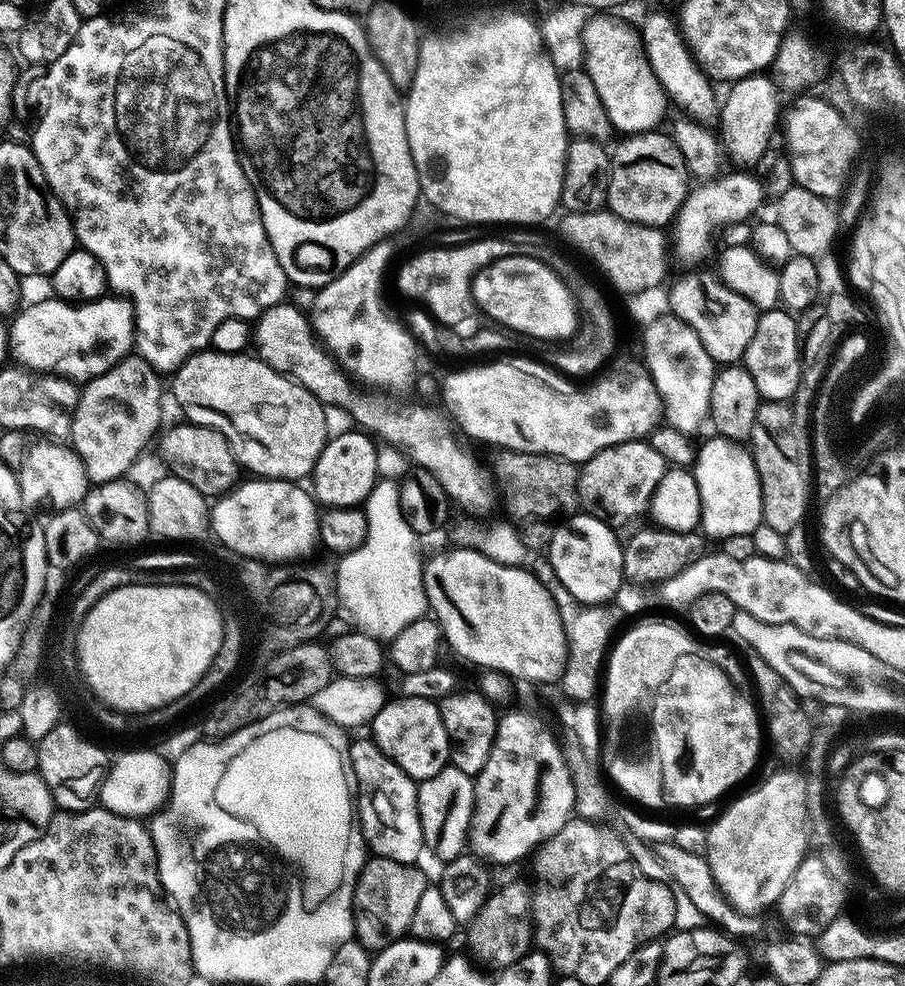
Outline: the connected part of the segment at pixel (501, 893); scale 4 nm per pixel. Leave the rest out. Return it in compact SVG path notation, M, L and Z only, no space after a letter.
M508 884L491 893L484 905L474 914L473 920L466 926L468 948L471 959L481 969L499 970L518 962L529 952L534 944L534 933L529 920L530 896L520 884Z

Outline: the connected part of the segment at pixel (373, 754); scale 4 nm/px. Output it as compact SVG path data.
M355 740L347 745L346 760L354 777L358 823L365 845L382 858L390 858L403 864L416 864L420 852L425 851L424 835L416 805L417 781L405 774L389 756L382 754L375 740Z

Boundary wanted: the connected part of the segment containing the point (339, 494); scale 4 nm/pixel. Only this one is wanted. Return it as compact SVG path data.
M356 431L360 432L344 432L341 436L333 435L325 444L316 463L316 468L312 471L311 491L314 493L315 499L325 509L354 508L363 505L368 495L372 493L372 488L376 485L378 479L377 441L367 431Z

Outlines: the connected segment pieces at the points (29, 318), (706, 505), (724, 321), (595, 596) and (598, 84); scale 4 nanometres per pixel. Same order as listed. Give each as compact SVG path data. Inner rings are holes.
M101 298L73 304L51 299L40 300L29 308L21 307L11 317L8 346L11 359L19 367L73 382L87 382L110 370L133 351L136 320L127 300Z
M719 434L713 437L713 440L699 445L694 463L694 475L700 495L699 527L705 537L717 536L717 541L720 542L734 534L751 536L764 518L761 476L752 460L751 451L743 443Z
M692 270L689 276L678 281L672 288L672 293L668 296L667 306L670 312L680 317L695 334L698 334L699 341L706 348L706 352L710 354L710 358L720 366L732 366L737 362L743 361L746 346L750 346L750 338L754 338L754 326L758 326L758 318L760 312L750 302L746 302L746 298L742 298L742 294L734 294L734 290L730 290L730 286L726 286L720 281L719 275L715 271L712 272L696 272L700 270Z
M572 514L552 532L546 555L558 573L562 586L583 604L607 604L615 601L616 591L625 587L624 550L616 541L617 529L606 520L587 514Z
M592 14L585 22L582 35L582 51L584 54L583 67L593 80L594 87L600 95L601 102L608 112L612 127L620 134L635 134L651 132L664 116L664 111L670 108L670 101L663 85L656 77L648 61L648 53L644 49L641 33L636 32L624 20L619 20L616 14Z

